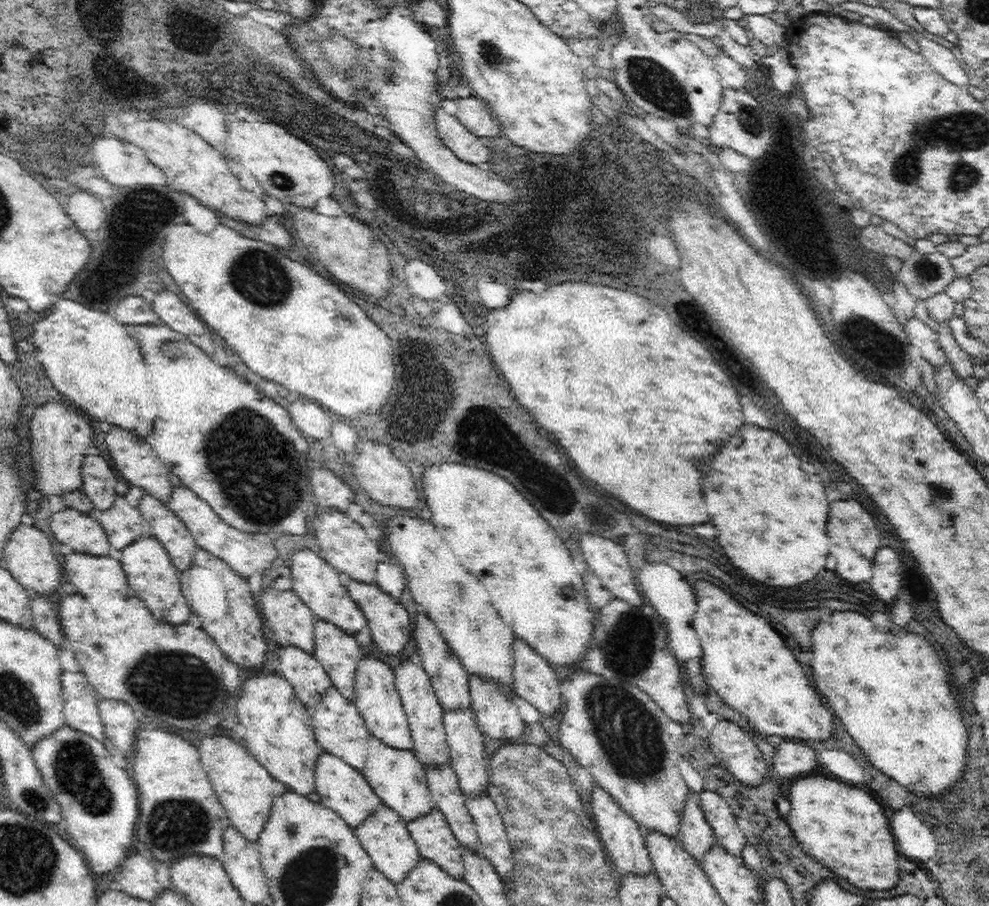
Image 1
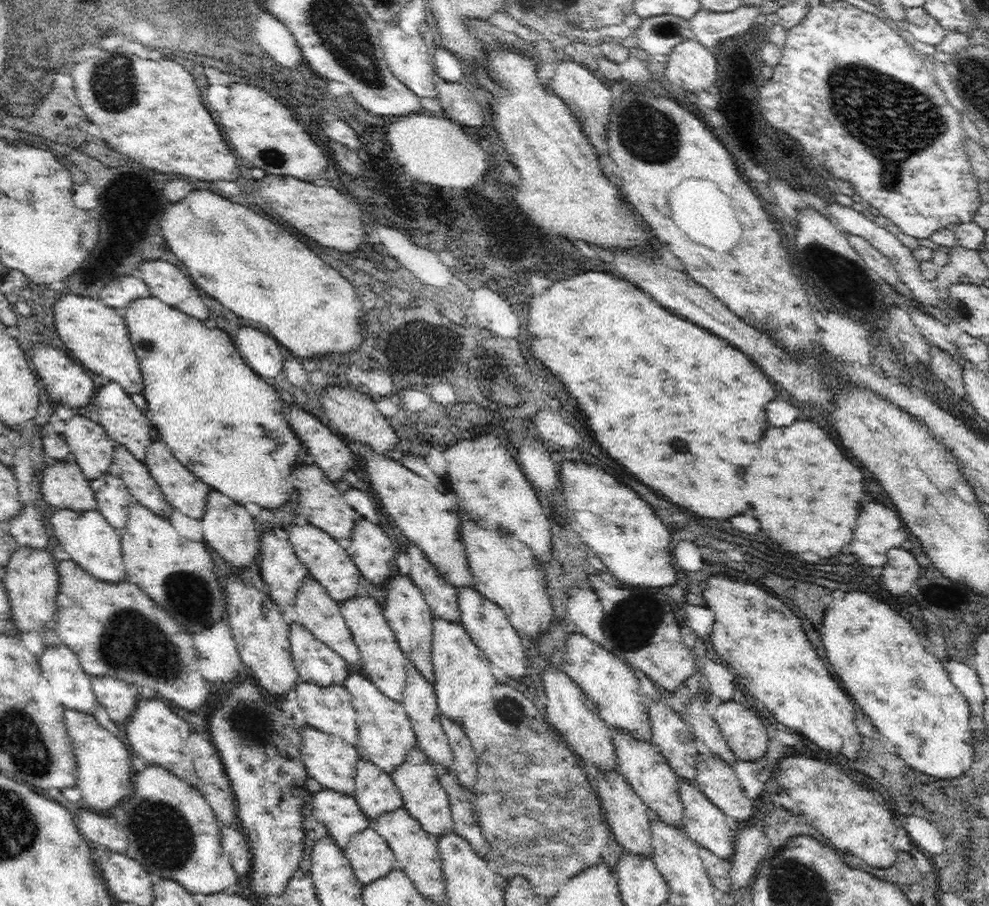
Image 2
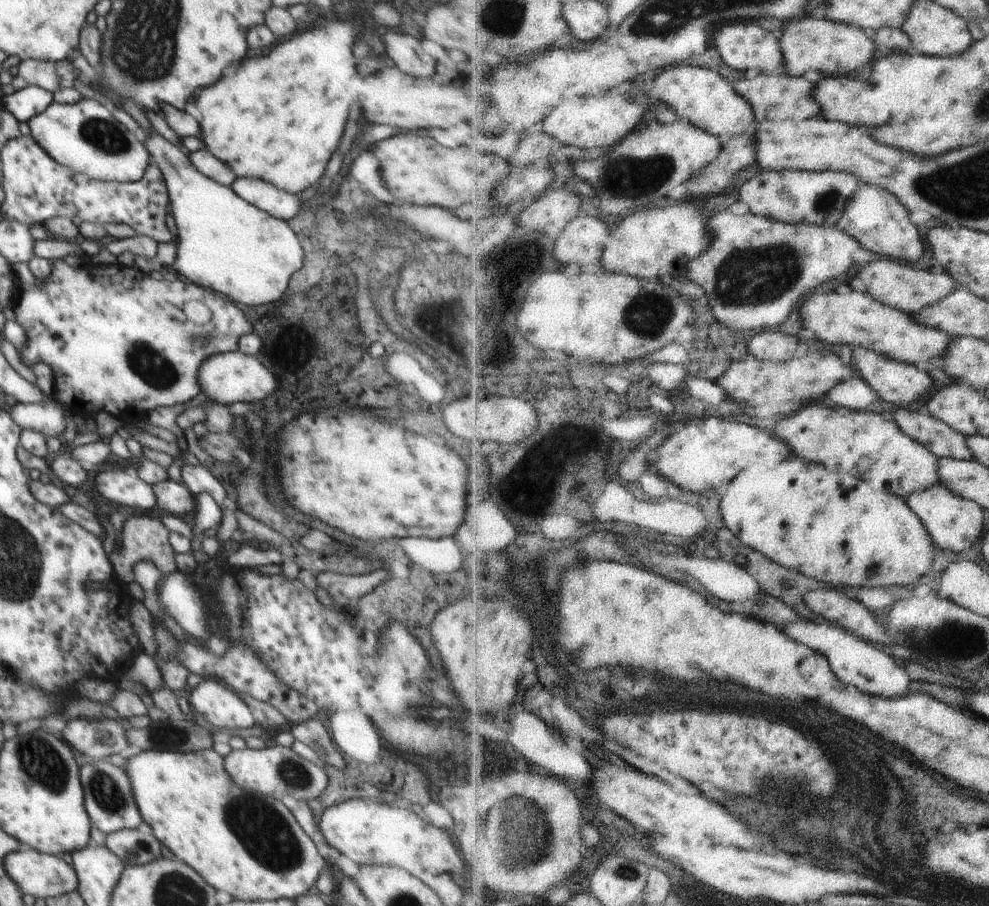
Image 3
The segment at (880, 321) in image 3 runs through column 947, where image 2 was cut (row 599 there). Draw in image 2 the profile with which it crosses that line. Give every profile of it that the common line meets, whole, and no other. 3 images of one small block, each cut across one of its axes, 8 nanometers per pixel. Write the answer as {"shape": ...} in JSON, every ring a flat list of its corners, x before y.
{"shape":[[310,523,303,526,291,524,287,529,287,534,299,562,307,568,309,576,328,591,336,603,341,604,357,596,361,585,361,572,350,555,338,545,338,541]]}

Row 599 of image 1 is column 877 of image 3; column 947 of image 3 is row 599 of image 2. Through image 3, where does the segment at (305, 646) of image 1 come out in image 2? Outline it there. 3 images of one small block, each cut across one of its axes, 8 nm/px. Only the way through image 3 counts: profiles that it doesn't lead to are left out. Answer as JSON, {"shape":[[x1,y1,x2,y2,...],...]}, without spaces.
{"shape":[[264,530,259,542,262,554,259,572,269,586,271,598,282,610,293,606,309,576,307,568,299,562,289,541,279,539,272,530]]}

